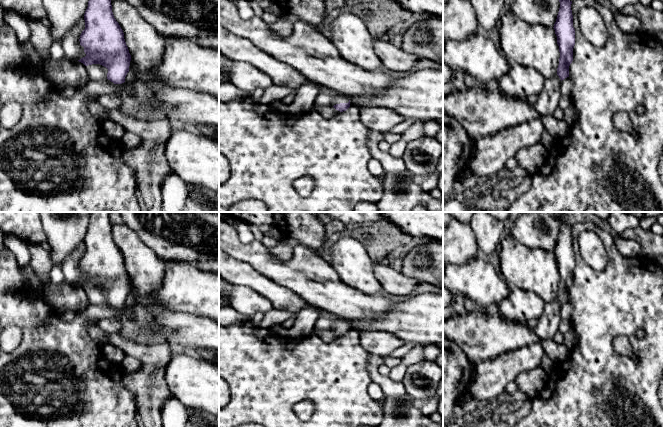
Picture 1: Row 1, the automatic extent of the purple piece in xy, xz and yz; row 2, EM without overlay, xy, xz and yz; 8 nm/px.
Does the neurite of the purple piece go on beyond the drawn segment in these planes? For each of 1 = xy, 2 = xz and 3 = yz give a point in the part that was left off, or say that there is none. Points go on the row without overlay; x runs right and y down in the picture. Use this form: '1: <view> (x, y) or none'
1: xy (96, 296)
2: xz (326, 322)
3: yz (548, 323)

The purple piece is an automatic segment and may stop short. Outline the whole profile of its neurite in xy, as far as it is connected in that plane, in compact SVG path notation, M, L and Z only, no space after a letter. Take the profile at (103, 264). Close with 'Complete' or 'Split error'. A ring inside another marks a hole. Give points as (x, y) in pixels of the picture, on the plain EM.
M90 212L88 231L84 238L85 253L80 259L80 269L84 271L85 281L78 284L86 290L89 304L100 305L108 303L116 310L125 307L125 301L129 296L131 279L124 263L124 257L112 236L109 212Z. Split error

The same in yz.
M560 218L560 232L554 248L560 282L557 298L546 303L539 318L537 326L533 329L540 340L551 340L551 335L558 332L561 317L561 305L569 301L569 290L573 285L573 272L575 269L575 253L573 251L572 225Z. Split error

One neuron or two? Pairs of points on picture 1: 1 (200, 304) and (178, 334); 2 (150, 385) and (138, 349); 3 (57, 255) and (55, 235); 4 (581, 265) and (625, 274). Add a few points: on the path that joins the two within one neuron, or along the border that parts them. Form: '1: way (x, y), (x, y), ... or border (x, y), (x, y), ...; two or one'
1: border (169, 309), (175, 312), (187, 312), (208, 318); two
2: way (150, 376), (150, 361), (147, 358); one
3: way (57, 250), (57, 240); one
4: way (592, 276), (614, 276); one

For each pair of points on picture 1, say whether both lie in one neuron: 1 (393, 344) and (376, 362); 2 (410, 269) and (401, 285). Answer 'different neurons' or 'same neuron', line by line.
1: different neurons
2: different neurons

